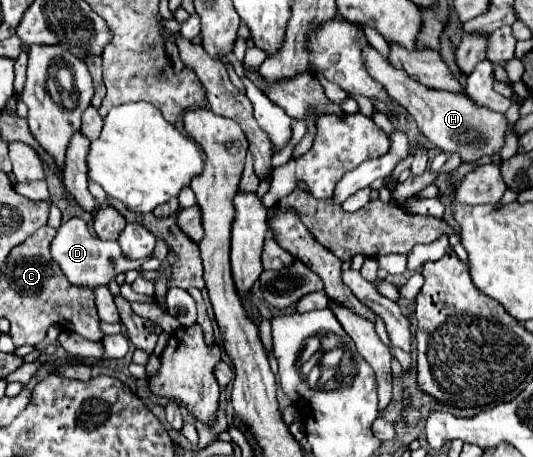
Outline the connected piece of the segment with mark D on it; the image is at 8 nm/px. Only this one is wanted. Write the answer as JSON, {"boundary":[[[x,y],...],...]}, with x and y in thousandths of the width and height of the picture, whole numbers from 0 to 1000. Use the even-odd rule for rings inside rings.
{"boundary":[[[131,477],[109,499],[105,521],[98,525],[98,565],[116,586],[116,595],[128,604],[135,621],[161,626],[161,630],[203,621],[218,600],[259,586],[259,573],[240,573],[229,565],[229,547],[218,525],[176,521],[165,508],[165,495],[154,477]]]}

